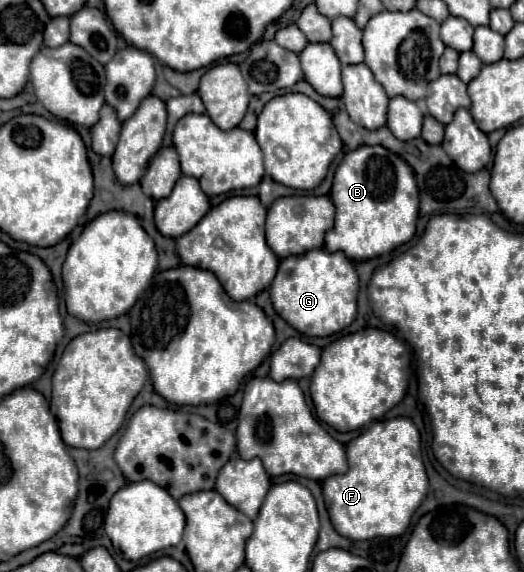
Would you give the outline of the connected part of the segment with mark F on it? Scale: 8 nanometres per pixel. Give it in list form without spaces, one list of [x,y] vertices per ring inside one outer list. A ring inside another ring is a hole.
[[[410,418],[378,420],[368,426],[358,438],[346,444],[350,470],[340,476],[330,476],[322,482],[322,492],[330,522],[340,536],[350,540],[372,540],[372,538],[396,538],[402,536],[412,520],[412,514],[428,494],[428,478],[420,454],[420,434]]]

